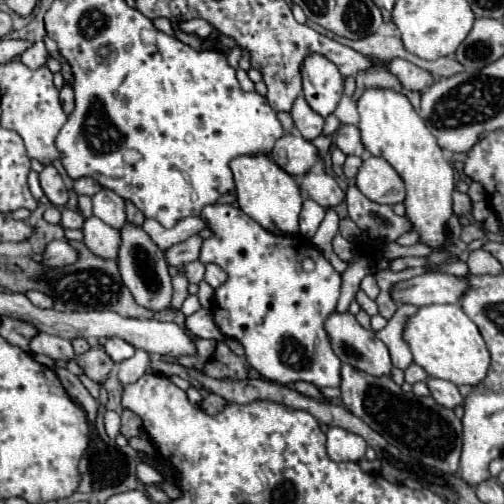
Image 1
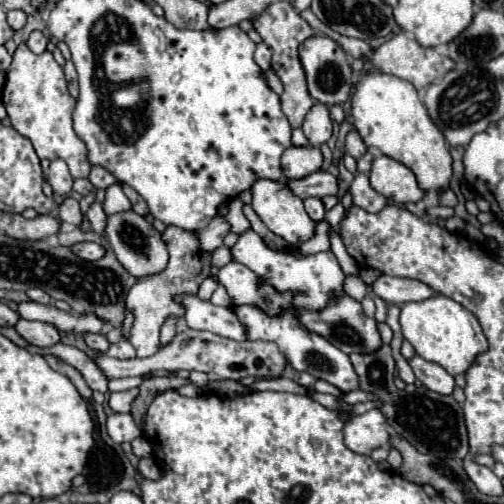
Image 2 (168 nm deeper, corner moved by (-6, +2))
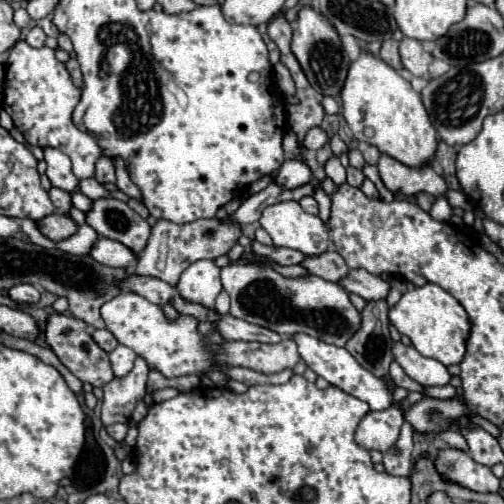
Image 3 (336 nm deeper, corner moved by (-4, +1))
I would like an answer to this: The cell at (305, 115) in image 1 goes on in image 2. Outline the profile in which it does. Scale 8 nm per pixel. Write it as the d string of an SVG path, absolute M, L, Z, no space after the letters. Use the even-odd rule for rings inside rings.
M315 103L303 121L305 137L309 139L309 143L313 147L319 147L319 145L327 143L327 139L331 137L331 129L333 129L333 121L329 115L329 107Z

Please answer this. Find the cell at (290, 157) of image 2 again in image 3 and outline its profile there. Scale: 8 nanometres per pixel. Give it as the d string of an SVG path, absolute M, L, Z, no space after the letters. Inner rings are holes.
M285 160L275 174L275 184L283 190L295 190L311 182L311 170L303 160Z

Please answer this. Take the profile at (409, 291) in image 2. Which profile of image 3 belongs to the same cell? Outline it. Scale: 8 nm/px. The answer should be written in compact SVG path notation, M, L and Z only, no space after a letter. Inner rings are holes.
M349 270L345 278L339 280L339 286L345 292L359 294L363 300L381 300L389 292L389 284L375 274L369 274L367 270Z

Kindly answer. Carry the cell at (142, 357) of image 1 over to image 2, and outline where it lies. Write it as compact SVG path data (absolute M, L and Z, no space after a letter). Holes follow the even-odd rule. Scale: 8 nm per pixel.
M167 319L165 323L163 323L163 327L161 327L161 341L159 341L159 347L163 347L163 345L167 345L173 337L175 337L175 319Z

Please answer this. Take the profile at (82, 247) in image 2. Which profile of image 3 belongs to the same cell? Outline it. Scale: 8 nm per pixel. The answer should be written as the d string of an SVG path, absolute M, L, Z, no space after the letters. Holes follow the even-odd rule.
M99 236L97 242L93 244L91 256L97 262L105 266L113 266L113 268L127 268L137 258L133 250L129 250L125 244L111 238L103 238L103 236Z

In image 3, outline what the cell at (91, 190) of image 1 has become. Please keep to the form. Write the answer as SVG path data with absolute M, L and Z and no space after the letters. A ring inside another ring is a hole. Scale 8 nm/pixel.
M101 156L101 158L97 160L97 166L95 166L95 180L101 182L101 184L115 182L115 166L113 166L113 158Z

